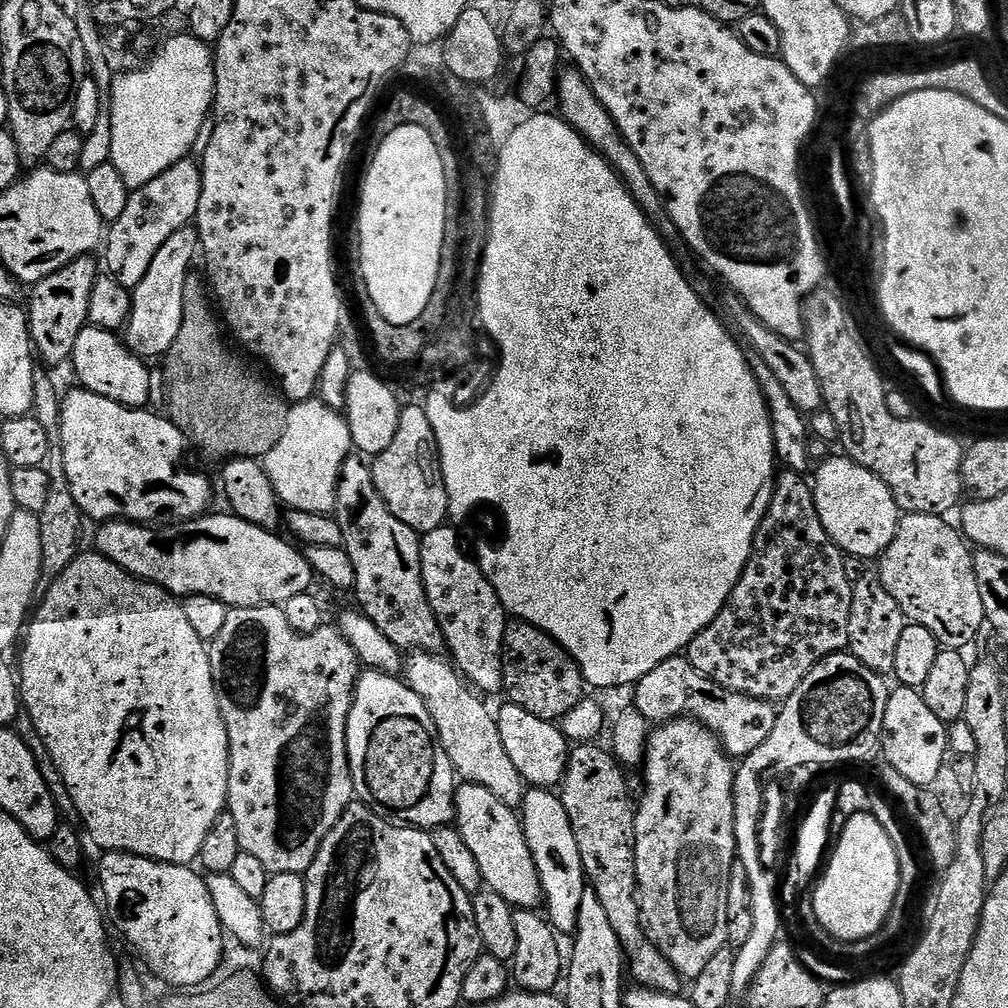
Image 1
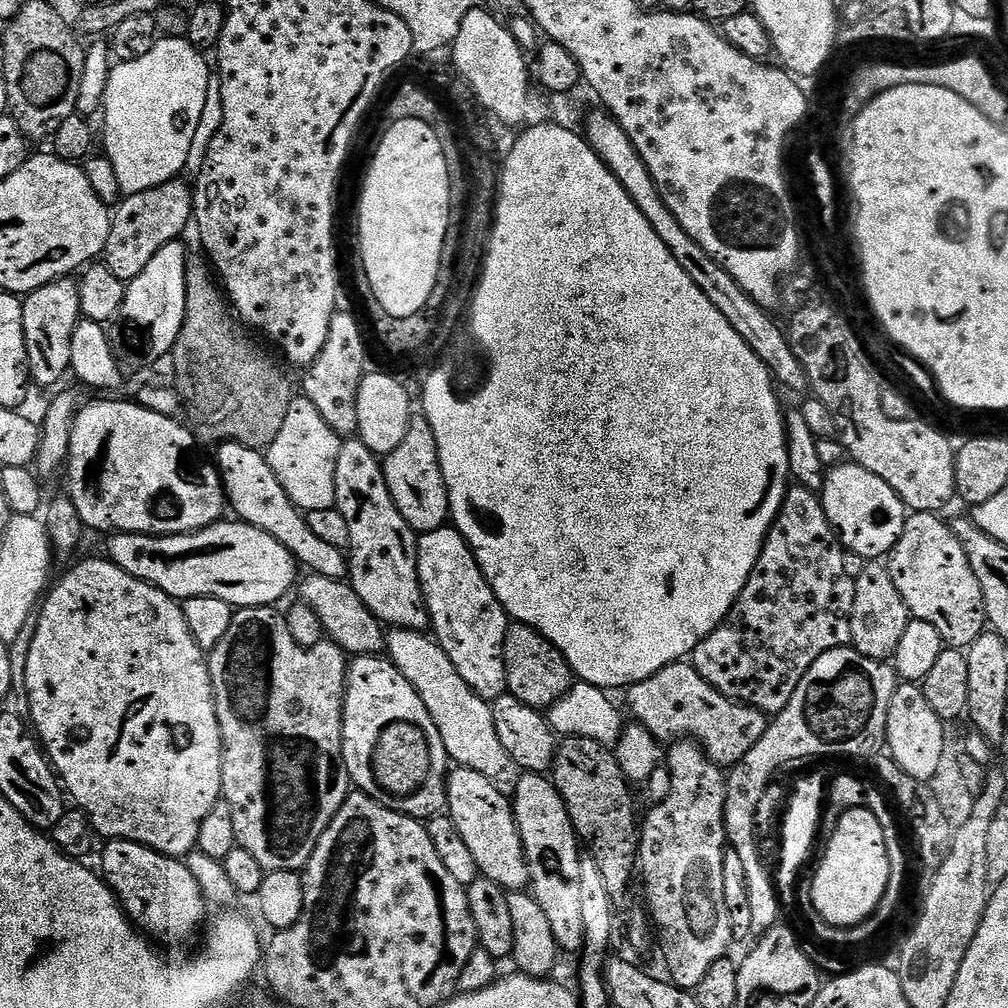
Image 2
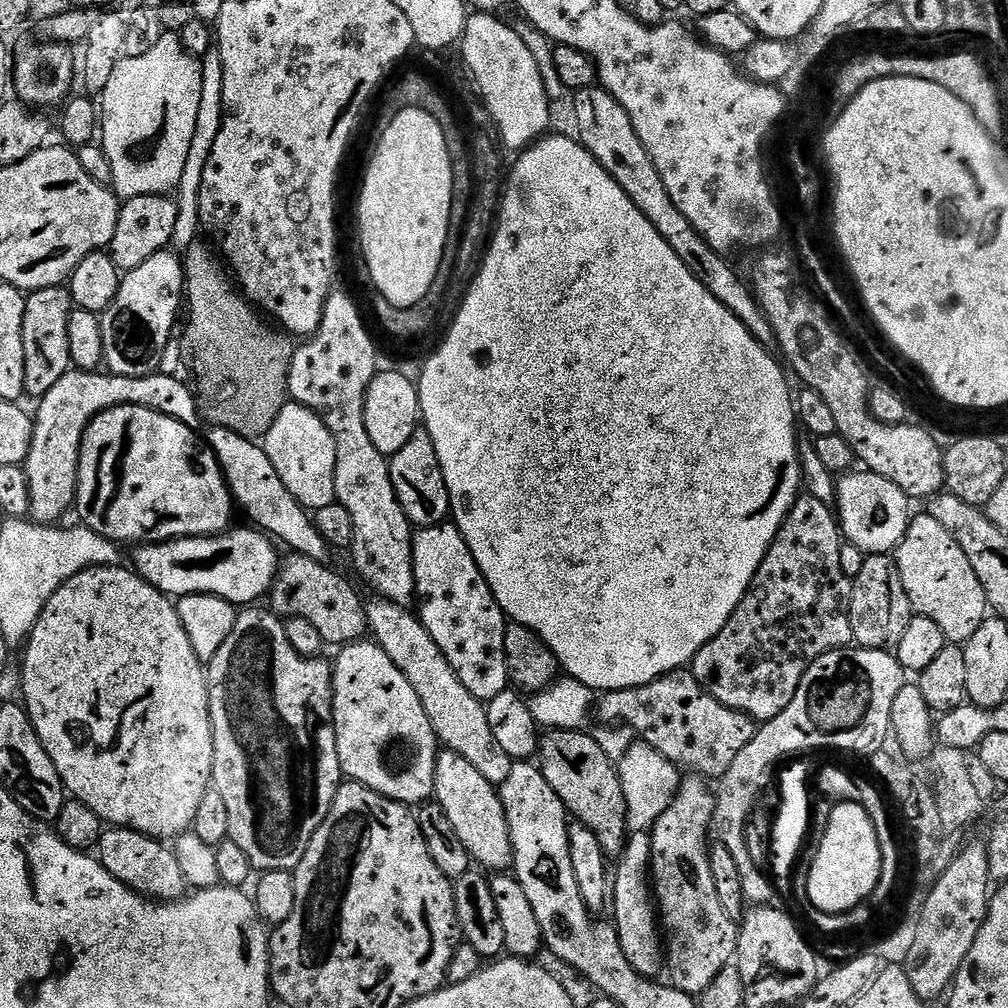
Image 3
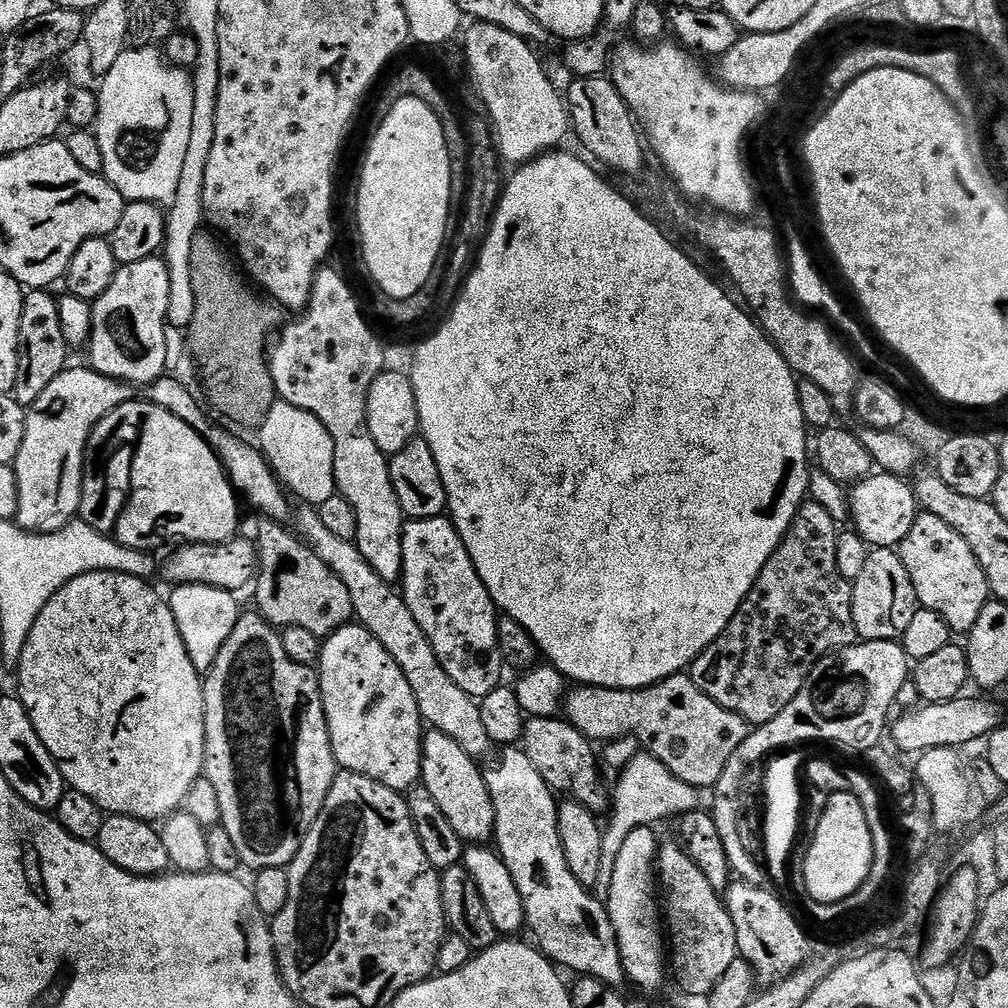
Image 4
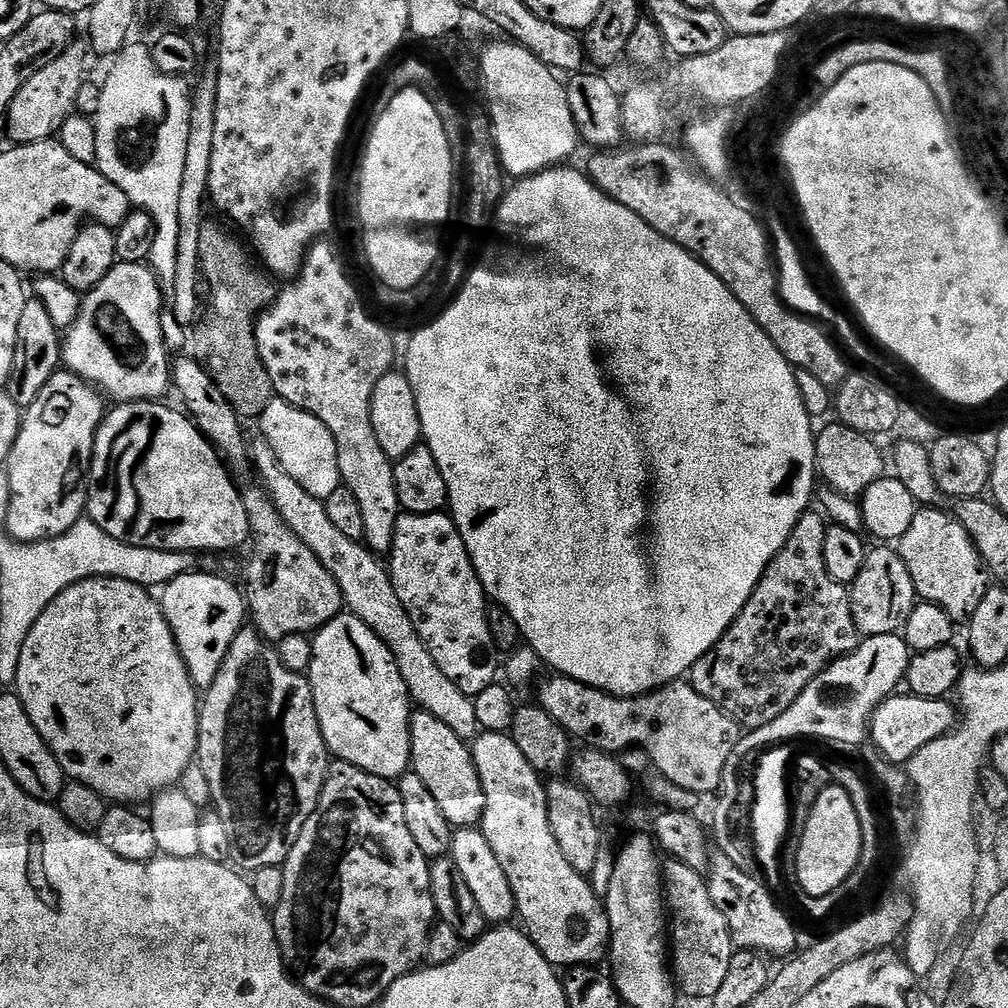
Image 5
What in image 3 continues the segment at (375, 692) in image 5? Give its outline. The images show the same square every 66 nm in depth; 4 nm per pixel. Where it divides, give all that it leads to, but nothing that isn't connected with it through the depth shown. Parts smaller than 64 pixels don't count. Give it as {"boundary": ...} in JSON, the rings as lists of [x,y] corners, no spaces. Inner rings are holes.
{"boundary":[[[365,638],[357,640],[354,644],[343,645],[337,652],[340,653],[337,654],[336,660],[334,659],[332,664],[332,721],[336,731],[336,741],[338,742],[341,773],[349,781],[366,786],[370,790],[374,790],[399,804],[419,806],[431,801],[434,796],[434,774],[436,773],[438,741],[434,734],[434,726],[430,726],[430,718],[426,718],[426,706],[422,706],[422,698],[418,698],[418,694],[414,694],[414,686],[410,686],[410,682],[406,682],[406,674],[402,674],[402,670],[398,670],[398,666],[394,666],[394,662],[390,662],[386,650],[379,648],[371,639]]]}

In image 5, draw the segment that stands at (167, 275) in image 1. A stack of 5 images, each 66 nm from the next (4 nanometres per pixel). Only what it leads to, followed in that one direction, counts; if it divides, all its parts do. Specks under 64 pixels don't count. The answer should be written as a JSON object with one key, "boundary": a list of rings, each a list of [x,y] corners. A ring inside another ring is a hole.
{"boundary":[[[118,262],[83,297],[78,318],[62,340],[63,367],[116,402],[164,398],[168,388],[170,392],[172,373],[160,321],[166,296],[160,291],[162,285],[147,263]]]}

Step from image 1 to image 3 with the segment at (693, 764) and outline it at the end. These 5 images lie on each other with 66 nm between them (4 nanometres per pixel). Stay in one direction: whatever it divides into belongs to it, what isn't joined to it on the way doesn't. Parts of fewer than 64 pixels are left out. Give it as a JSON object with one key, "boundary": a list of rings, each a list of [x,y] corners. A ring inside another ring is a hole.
{"boundary":[[[688,774],[681,779],[680,788],[677,791],[672,804],[666,810],[657,822],[650,829],[652,838],[652,866],[650,869],[650,883],[654,889],[654,903],[658,909],[658,920],[662,925],[662,940],[666,945],[666,976],[670,981],[672,987],[682,990],[688,996],[693,998],[699,997],[701,992],[706,990],[706,986],[710,986],[710,982],[714,982],[714,978],[722,972],[726,967],[729,967],[736,959],[736,938],[738,935],[737,921],[730,918],[730,914],[726,914],[726,910],[722,910],[722,902],[718,902],[718,886],[714,884],[714,870],[710,866],[710,858],[708,853],[710,851],[710,839],[708,840],[708,832],[710,836],[710,829],[713,827],[712,815],[716,809],[716,798],[713,789],[708,788],[709,781],[705,777],[695,774]]]}

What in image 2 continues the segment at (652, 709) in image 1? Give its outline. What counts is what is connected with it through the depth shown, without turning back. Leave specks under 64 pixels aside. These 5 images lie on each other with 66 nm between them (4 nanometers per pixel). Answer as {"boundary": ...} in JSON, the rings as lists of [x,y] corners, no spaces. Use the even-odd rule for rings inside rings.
{"boundary":[[[677,662],[658,670],[658,674],[633,684],[626,696],[630,716],[632,711],[631,719],[645,727],[656,740],[676,742],[687,738],[699,744],[704,753],[725,770],[746,758],[758,738],[766,734],[770,723],[765,713],[714,690],[714,686],[710,686],[710,682],[706,682],[706,678],[688,662]]]}

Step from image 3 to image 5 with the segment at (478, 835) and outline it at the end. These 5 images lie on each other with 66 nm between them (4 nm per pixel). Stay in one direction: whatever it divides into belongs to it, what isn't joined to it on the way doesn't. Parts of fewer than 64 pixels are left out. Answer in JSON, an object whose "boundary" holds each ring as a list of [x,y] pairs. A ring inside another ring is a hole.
{"boundary":[[[416,710],[412,713],[412,725],[410,726],[410,734],[412,735],[412,766],[411,771],[418,774],[418,778],[422,778],[422,782],[426,782],[426,786],[430,786],[430,794],[434,794],[434,799],[438,802],[438,807],[442,809],[442,814],[446,814],[446,818],[452,823],[453,829],[458,828],[475,828],[480,823],[482,814],[486,810],[486,794],[482,790],[482,782],[478,778],[478,770],[474,766],[474,758],[472,757],[472,749],[462,738],[458,738],[458,734],[454,734],[454,730],[450,730],[450,726],[445,726],[443,722],[438,722],[438,718],[434,718],[434,714],[423,710]]]}

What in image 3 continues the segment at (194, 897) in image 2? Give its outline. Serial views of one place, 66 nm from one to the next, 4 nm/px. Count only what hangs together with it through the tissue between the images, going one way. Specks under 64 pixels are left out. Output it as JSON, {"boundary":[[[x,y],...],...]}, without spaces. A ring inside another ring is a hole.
{"boundary":[[[105,827],[98,845],[98,859],[118,882],[157,902],[175,902],[185,895],[186,883],[175,851],[167,843],[153,840],[129,828]]]}

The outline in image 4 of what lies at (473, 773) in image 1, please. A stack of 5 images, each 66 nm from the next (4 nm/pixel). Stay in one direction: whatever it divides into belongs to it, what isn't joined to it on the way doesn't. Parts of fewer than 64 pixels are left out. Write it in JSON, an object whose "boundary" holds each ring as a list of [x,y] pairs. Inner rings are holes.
{"boundary":[[[300,506],[297,512],[295,509],[294,520],[295,516],[294,528],[304,543],[314,550],[314,554],[318,554],[318,558],[322,558],[322,562],[326,562],[326,566],[330,566],[330,570],[334,570],[334,574],[338,574],[338,578],[342,578],[350,600],[354,602],[355,619],[366,630],[370,630],[370,634],[374,634],[382,646],[386,646],[386,654],[390,654],[390,658],[398,662],[402,674],[406,674],[406,682],[410,682],[410,690],[414,690],[420,719],[425,725],[454,738],[454,742],[458,742],[458,746],[462,746],[462,750],[466,750],[466,754],[473,758],[481,758],[488,751],[493,751],[494,745],[490,734],[486,734],[479,703],[466,694],[466,690],[454,686],[450,674],[442,670],[434,654],[434,646],[430,646],[426,634],[422,634],[422,626],[414,622],[414,614],[410,614],[403,595],[397,589],[395,592],[392,589],[395,587],[389,581],[374,574],[374,566],[362,558],[362,550],[358,550],[355,540],[338,538],[338,534],[332,533],[322,523],[315,507]]]}

